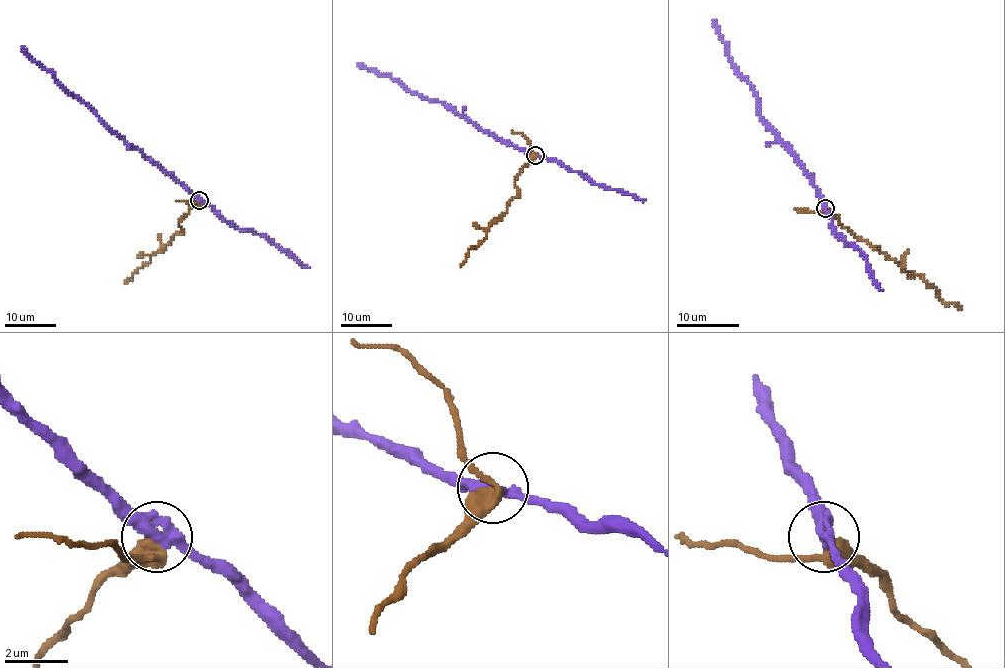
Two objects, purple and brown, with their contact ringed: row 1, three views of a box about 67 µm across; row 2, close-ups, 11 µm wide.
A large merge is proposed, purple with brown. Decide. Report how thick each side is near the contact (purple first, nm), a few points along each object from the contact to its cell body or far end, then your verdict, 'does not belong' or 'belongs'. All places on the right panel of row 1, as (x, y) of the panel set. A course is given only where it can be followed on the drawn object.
400/440 nm | purple via (825, 208), (808, 173), (762, 118), (756, 93), (733, 63), (720, 30), (712, 21) | brown via (825, 208), (857, 237), (893, 258), (908, 272), (919, 275), (944, 302), (960, 307) | does not belong

